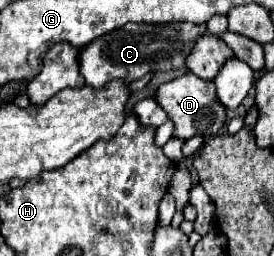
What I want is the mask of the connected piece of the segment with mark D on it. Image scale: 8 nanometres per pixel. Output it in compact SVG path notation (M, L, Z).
M185 73L185 75L181 75L169 83L159 85L159 89L155 93L155 101L163 107L167 117L173 121L173 125L175 125L173 137L183 139L183 141L189 137L195 137L195 135L209 139L209 137L217 135L225 123L225 109L219 103L219 99L215 97L213 81L199 79L193 73Z

